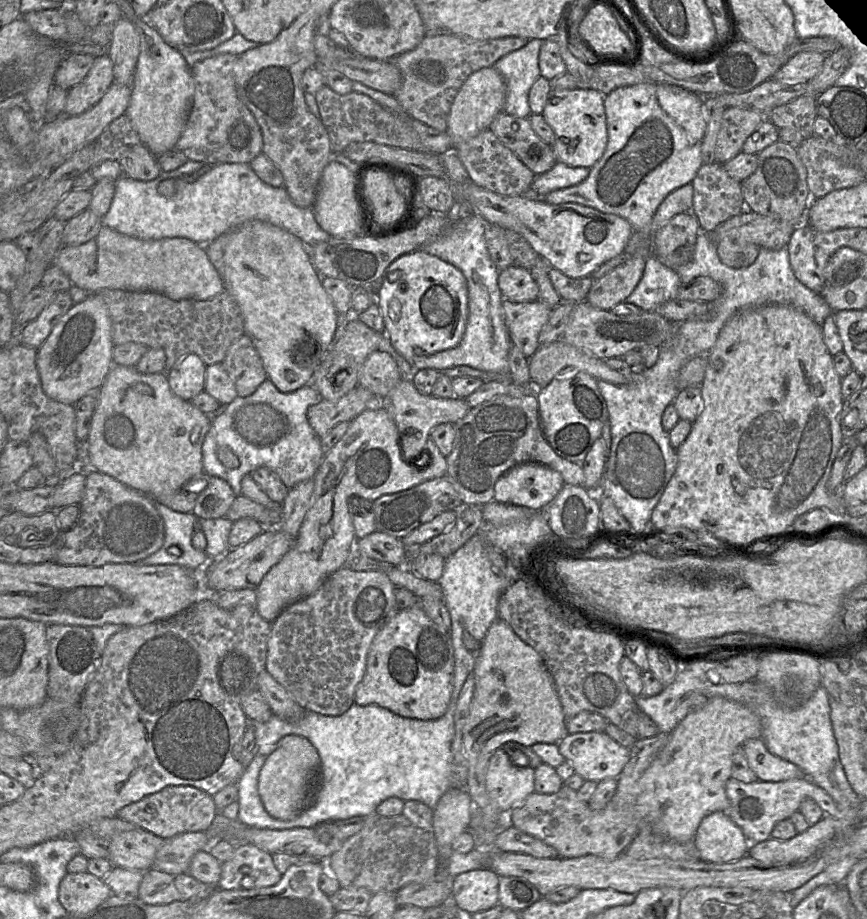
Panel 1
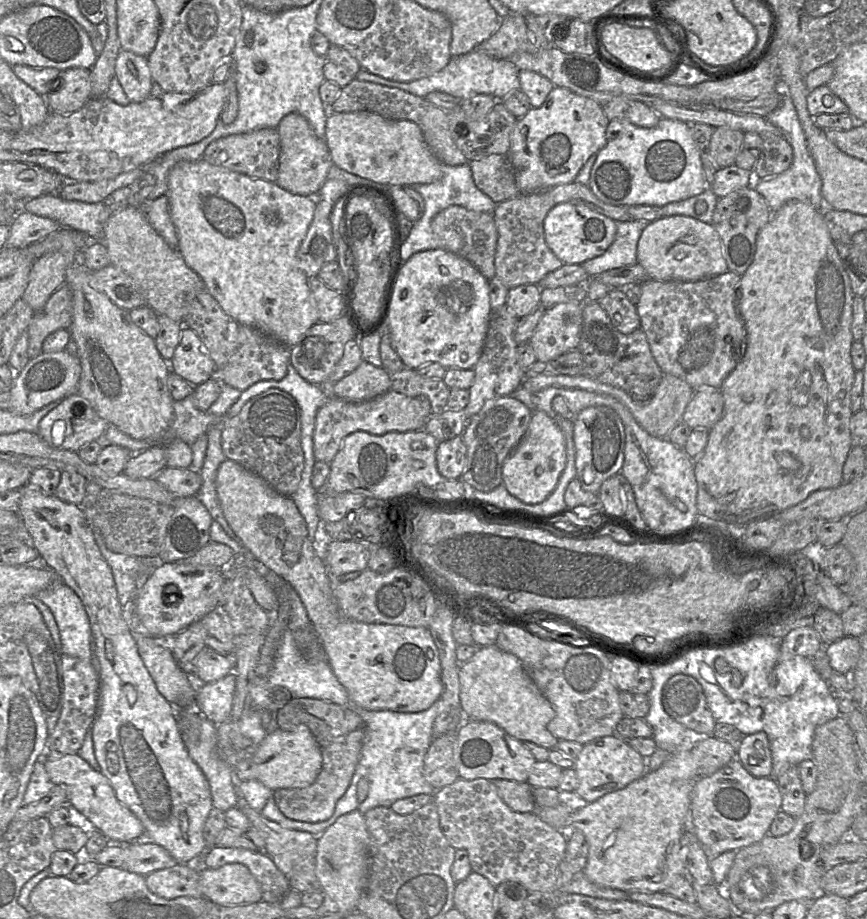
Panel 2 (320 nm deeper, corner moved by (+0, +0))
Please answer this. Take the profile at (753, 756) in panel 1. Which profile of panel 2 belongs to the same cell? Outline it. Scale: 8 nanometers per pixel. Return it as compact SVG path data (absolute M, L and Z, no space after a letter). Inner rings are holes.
M765 732L746 735L735 747L737 758L750 774L755 777L771 777L773 760L770 742Z

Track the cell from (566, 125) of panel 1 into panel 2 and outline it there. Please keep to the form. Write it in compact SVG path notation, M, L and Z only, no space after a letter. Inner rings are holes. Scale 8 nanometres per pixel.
M554 87L540 107L531 107L524 116L517 119L511 133L507 156L513 168L519 192L533 193L574 182L588 158L598 153L606 144L608 125L609 120L598 102L578 95L567 88Z

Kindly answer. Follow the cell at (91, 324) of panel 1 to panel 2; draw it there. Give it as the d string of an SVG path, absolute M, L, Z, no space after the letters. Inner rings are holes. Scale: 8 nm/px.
M65 350L40 353L30 359L19 373L14 374L9 388L11 395L9 410L20 415L32 414L52 402L61 401L68 395L78 392L81 370L78 355L71 355Z

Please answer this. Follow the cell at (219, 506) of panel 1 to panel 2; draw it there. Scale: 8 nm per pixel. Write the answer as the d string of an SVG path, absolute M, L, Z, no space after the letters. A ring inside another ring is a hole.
M166 467L153 478L177 497L197 496L202 485L200 473L192 469Z

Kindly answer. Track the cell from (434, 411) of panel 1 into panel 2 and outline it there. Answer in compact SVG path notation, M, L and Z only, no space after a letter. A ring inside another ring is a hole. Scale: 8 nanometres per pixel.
M393 390L364 402L351 402L329 396L327 402L316 414L313 434L315 460L330 464L337 454L342 440L355 431L364 431L373 435L419 431L424 430L427 419L417 413L413 398Z

